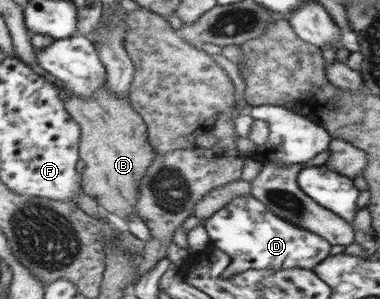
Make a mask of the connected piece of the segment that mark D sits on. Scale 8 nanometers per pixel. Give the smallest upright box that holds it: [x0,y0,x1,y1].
[203,194,331,277]

